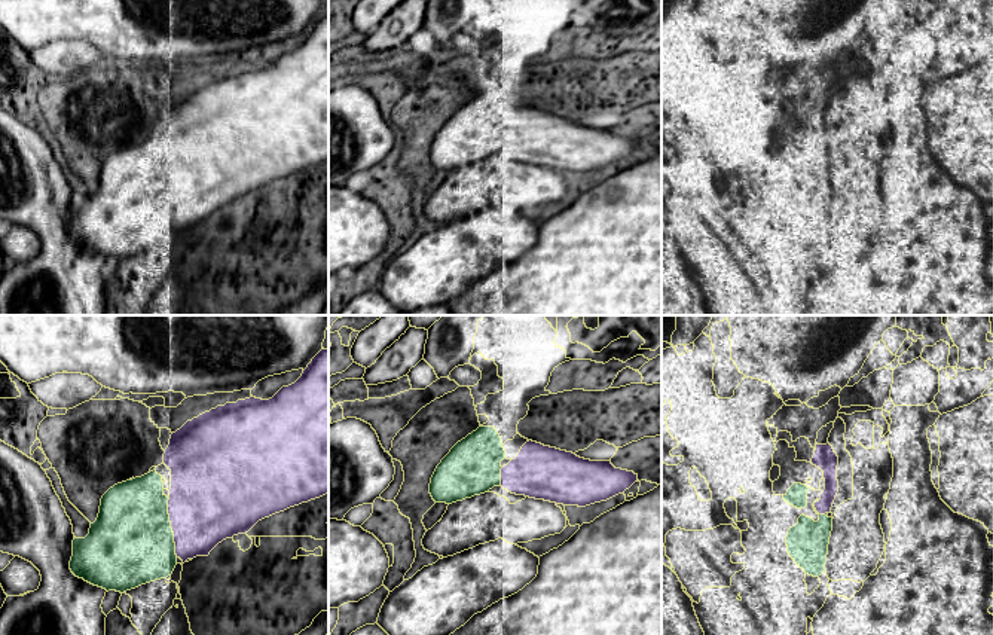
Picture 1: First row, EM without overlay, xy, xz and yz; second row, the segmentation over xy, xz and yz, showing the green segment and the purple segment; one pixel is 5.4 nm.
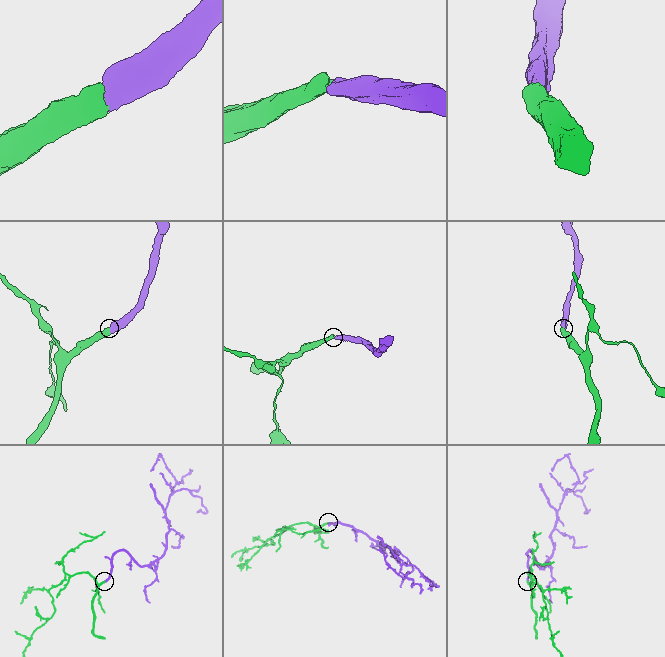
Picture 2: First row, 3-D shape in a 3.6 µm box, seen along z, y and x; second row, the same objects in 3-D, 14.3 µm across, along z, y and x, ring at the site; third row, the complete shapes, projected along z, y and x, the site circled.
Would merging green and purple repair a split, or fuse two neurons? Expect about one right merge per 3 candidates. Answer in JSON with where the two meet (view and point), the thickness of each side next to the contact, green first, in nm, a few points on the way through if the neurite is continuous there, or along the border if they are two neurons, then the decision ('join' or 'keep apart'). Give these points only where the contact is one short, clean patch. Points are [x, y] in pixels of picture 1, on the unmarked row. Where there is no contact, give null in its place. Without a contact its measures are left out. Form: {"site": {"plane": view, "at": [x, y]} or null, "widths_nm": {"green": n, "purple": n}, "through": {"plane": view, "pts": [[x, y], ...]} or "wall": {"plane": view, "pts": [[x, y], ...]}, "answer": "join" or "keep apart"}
{"site": {"plane": "xy", "at": [171, 195]}, "widths_nm": {"green": 460, "purple": 440}, "answer": "join"}

